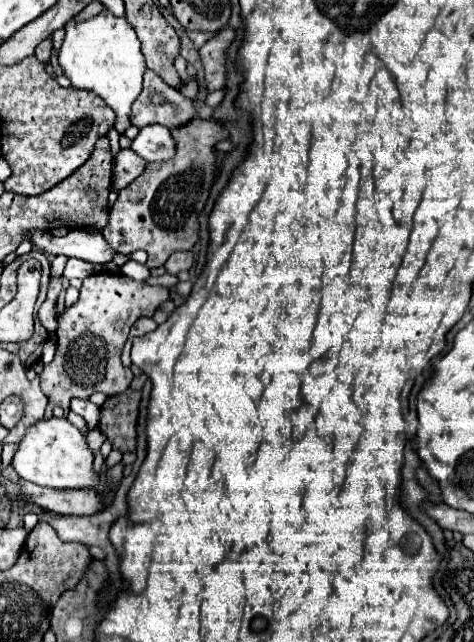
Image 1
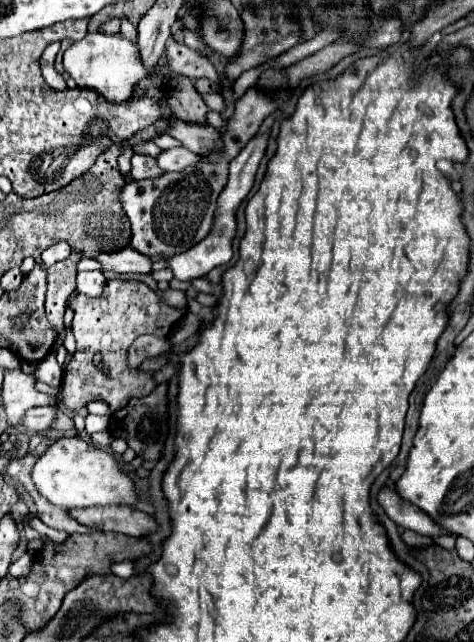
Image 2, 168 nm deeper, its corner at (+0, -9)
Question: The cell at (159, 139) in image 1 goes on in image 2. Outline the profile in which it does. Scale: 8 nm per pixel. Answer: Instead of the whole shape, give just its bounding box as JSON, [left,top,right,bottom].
[157,148,199,172]

